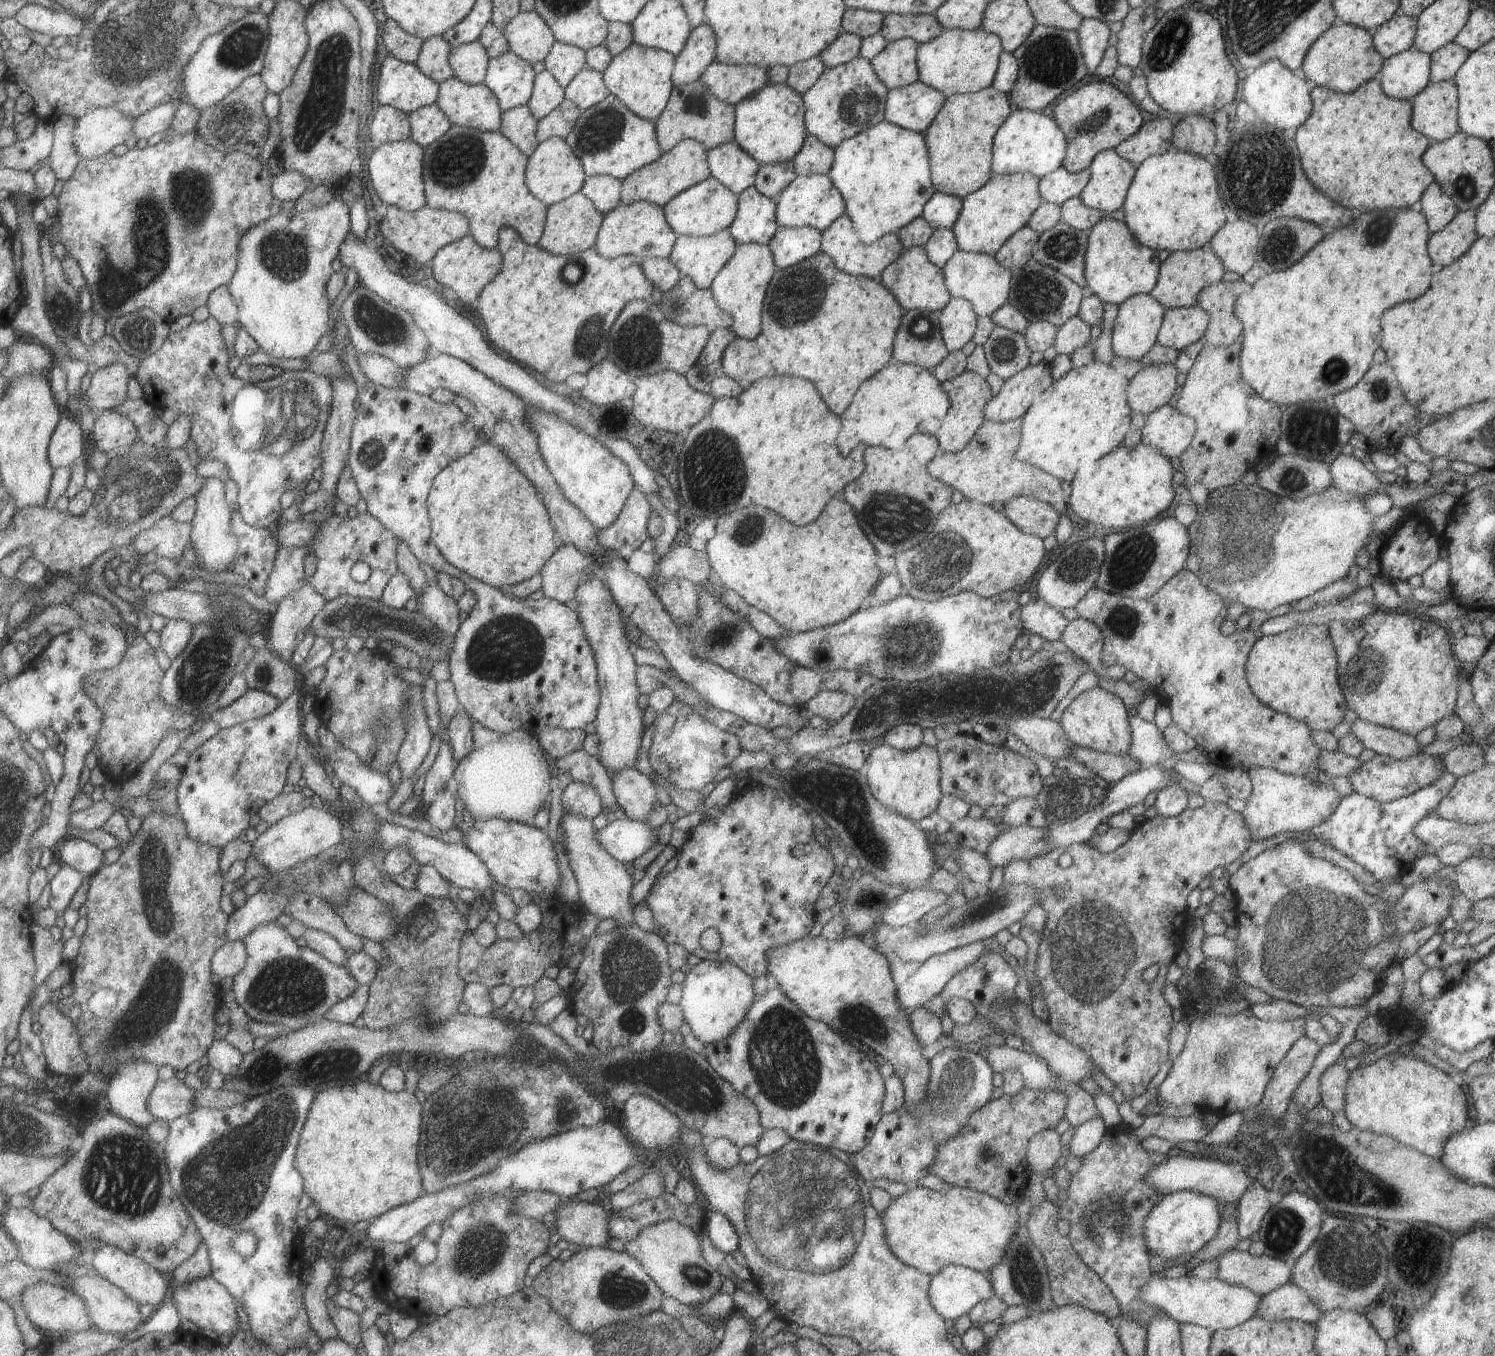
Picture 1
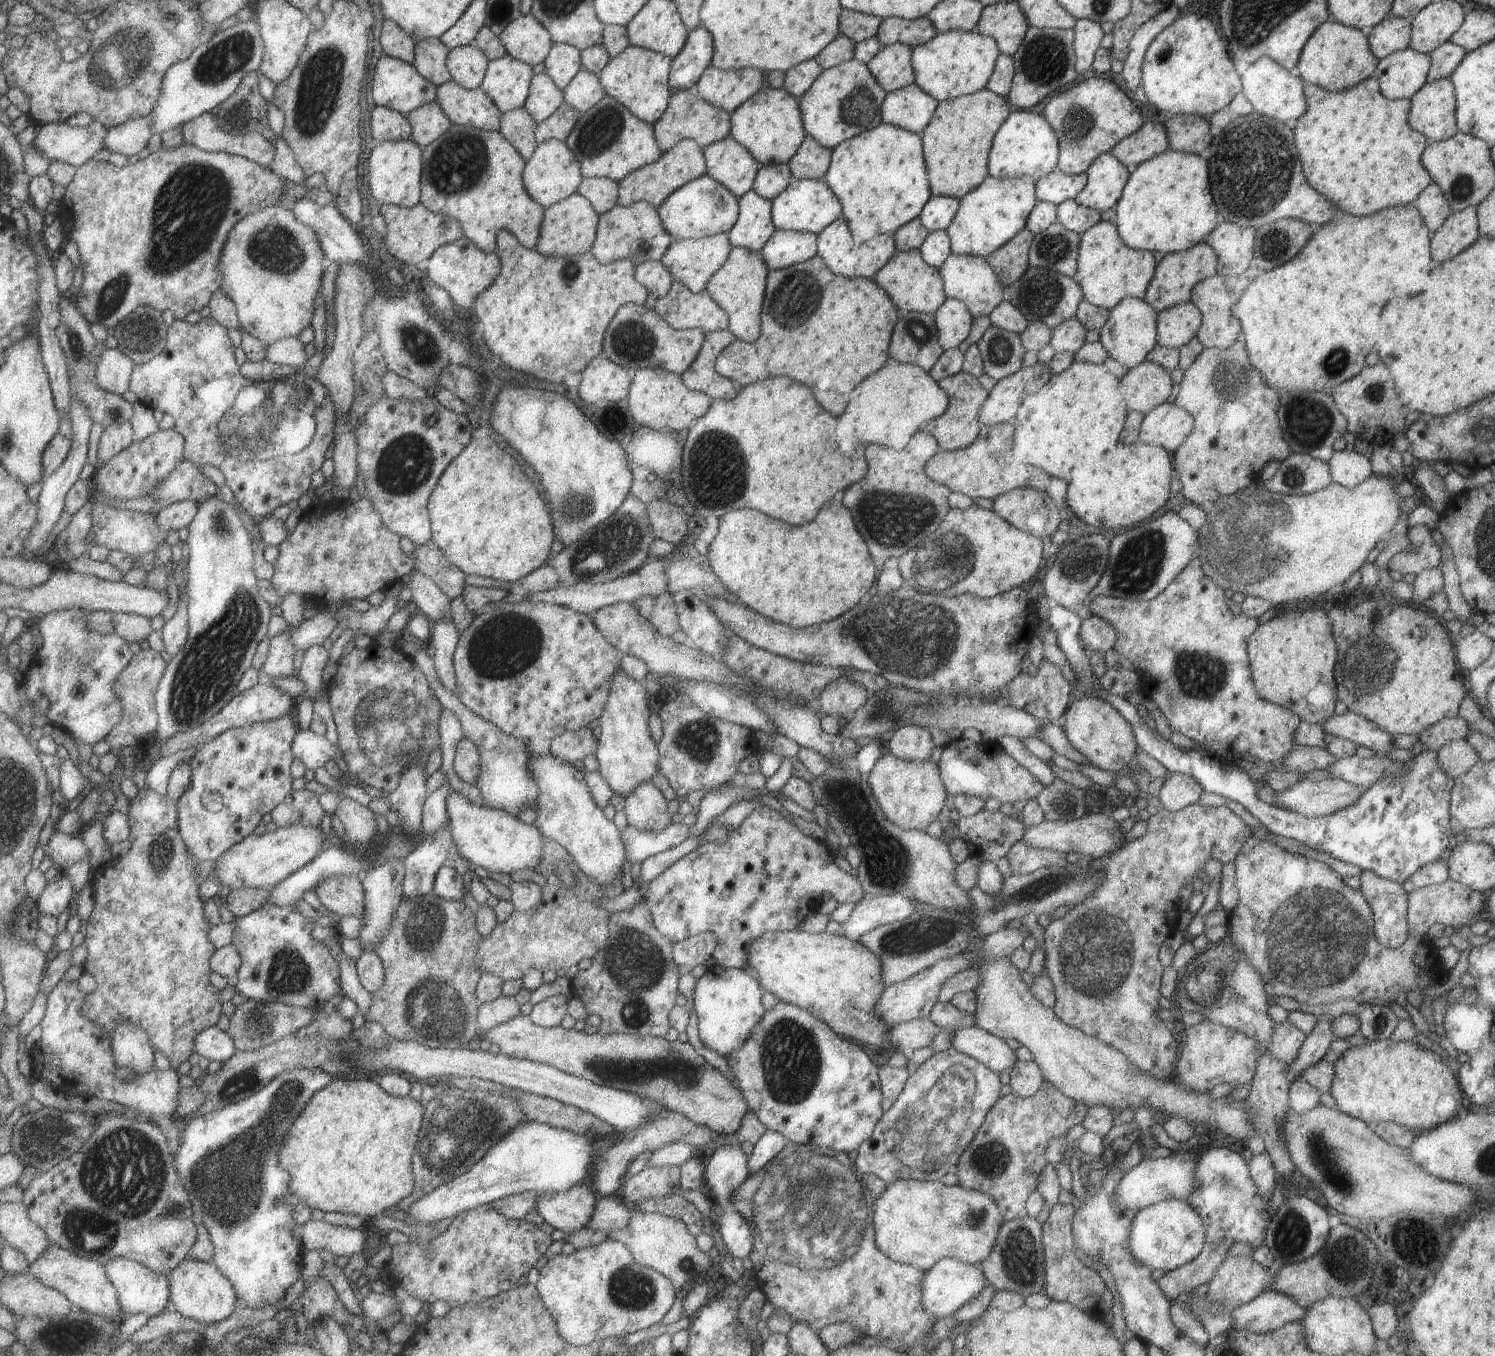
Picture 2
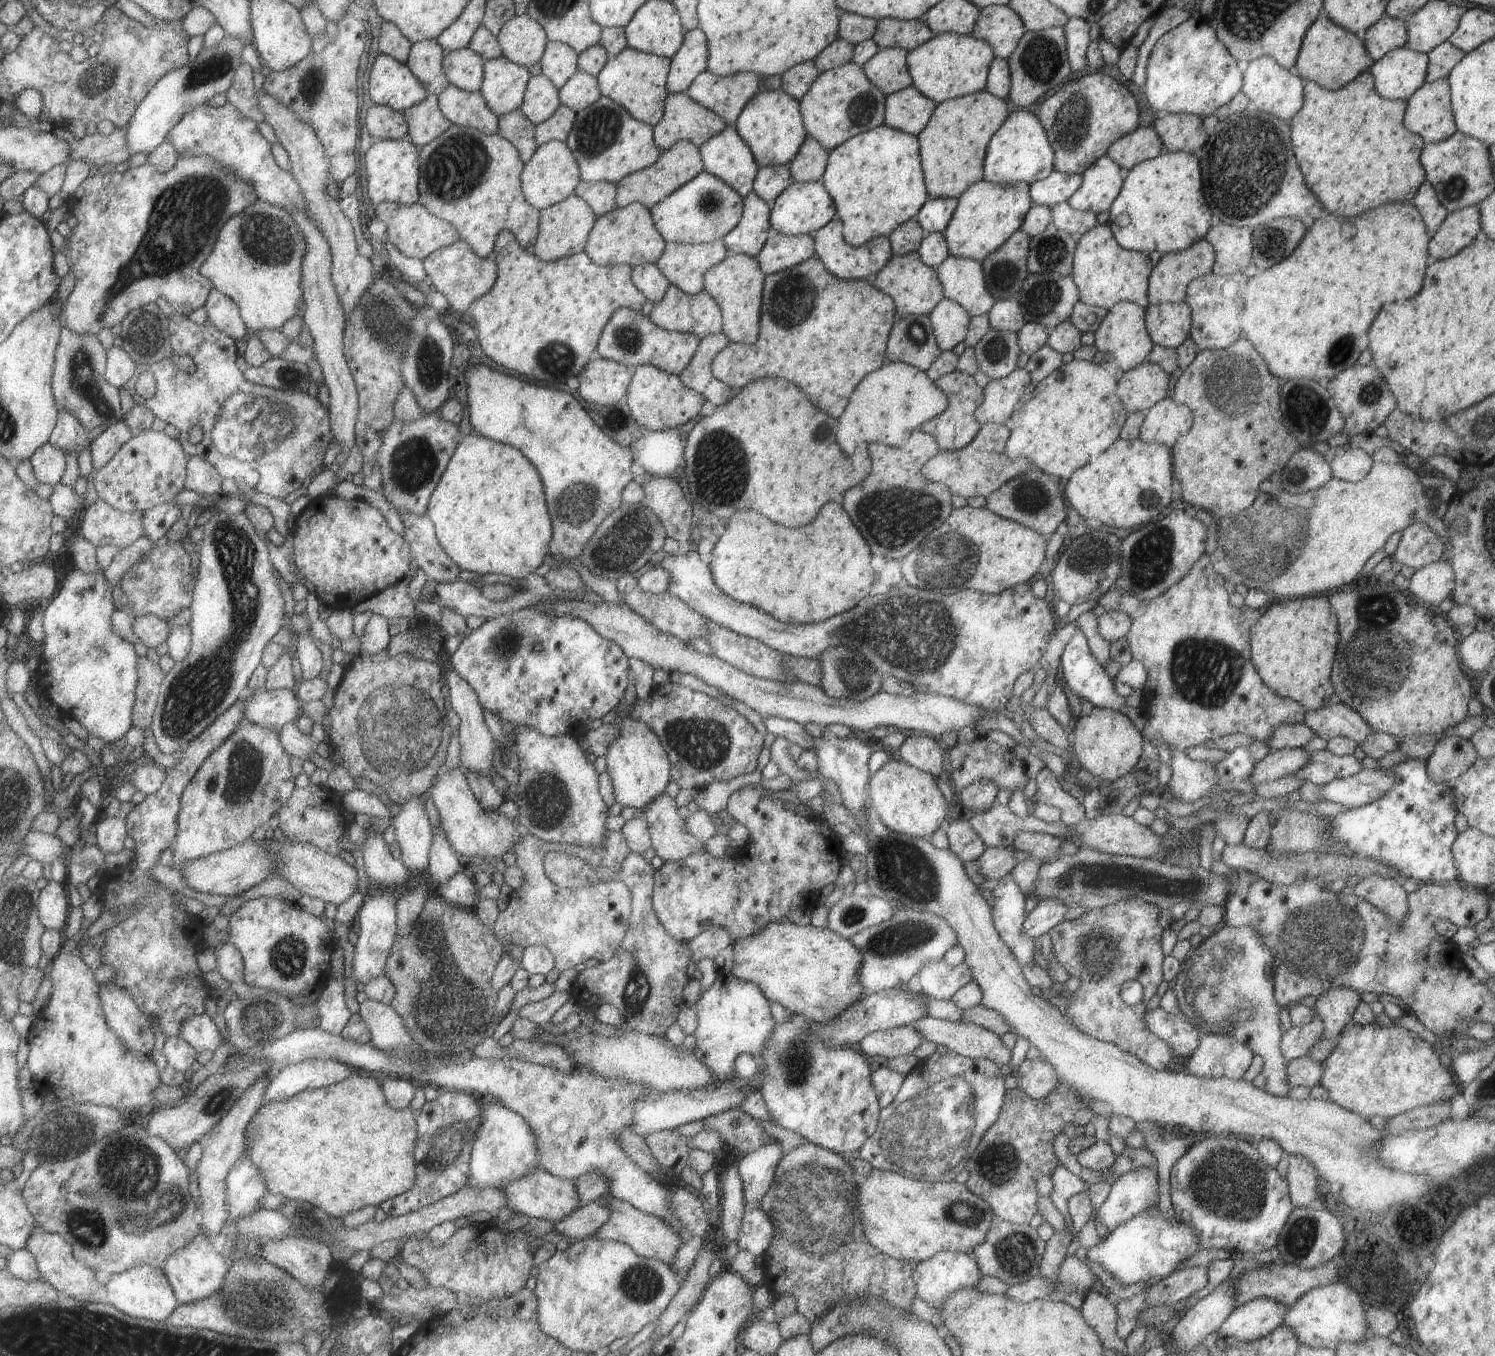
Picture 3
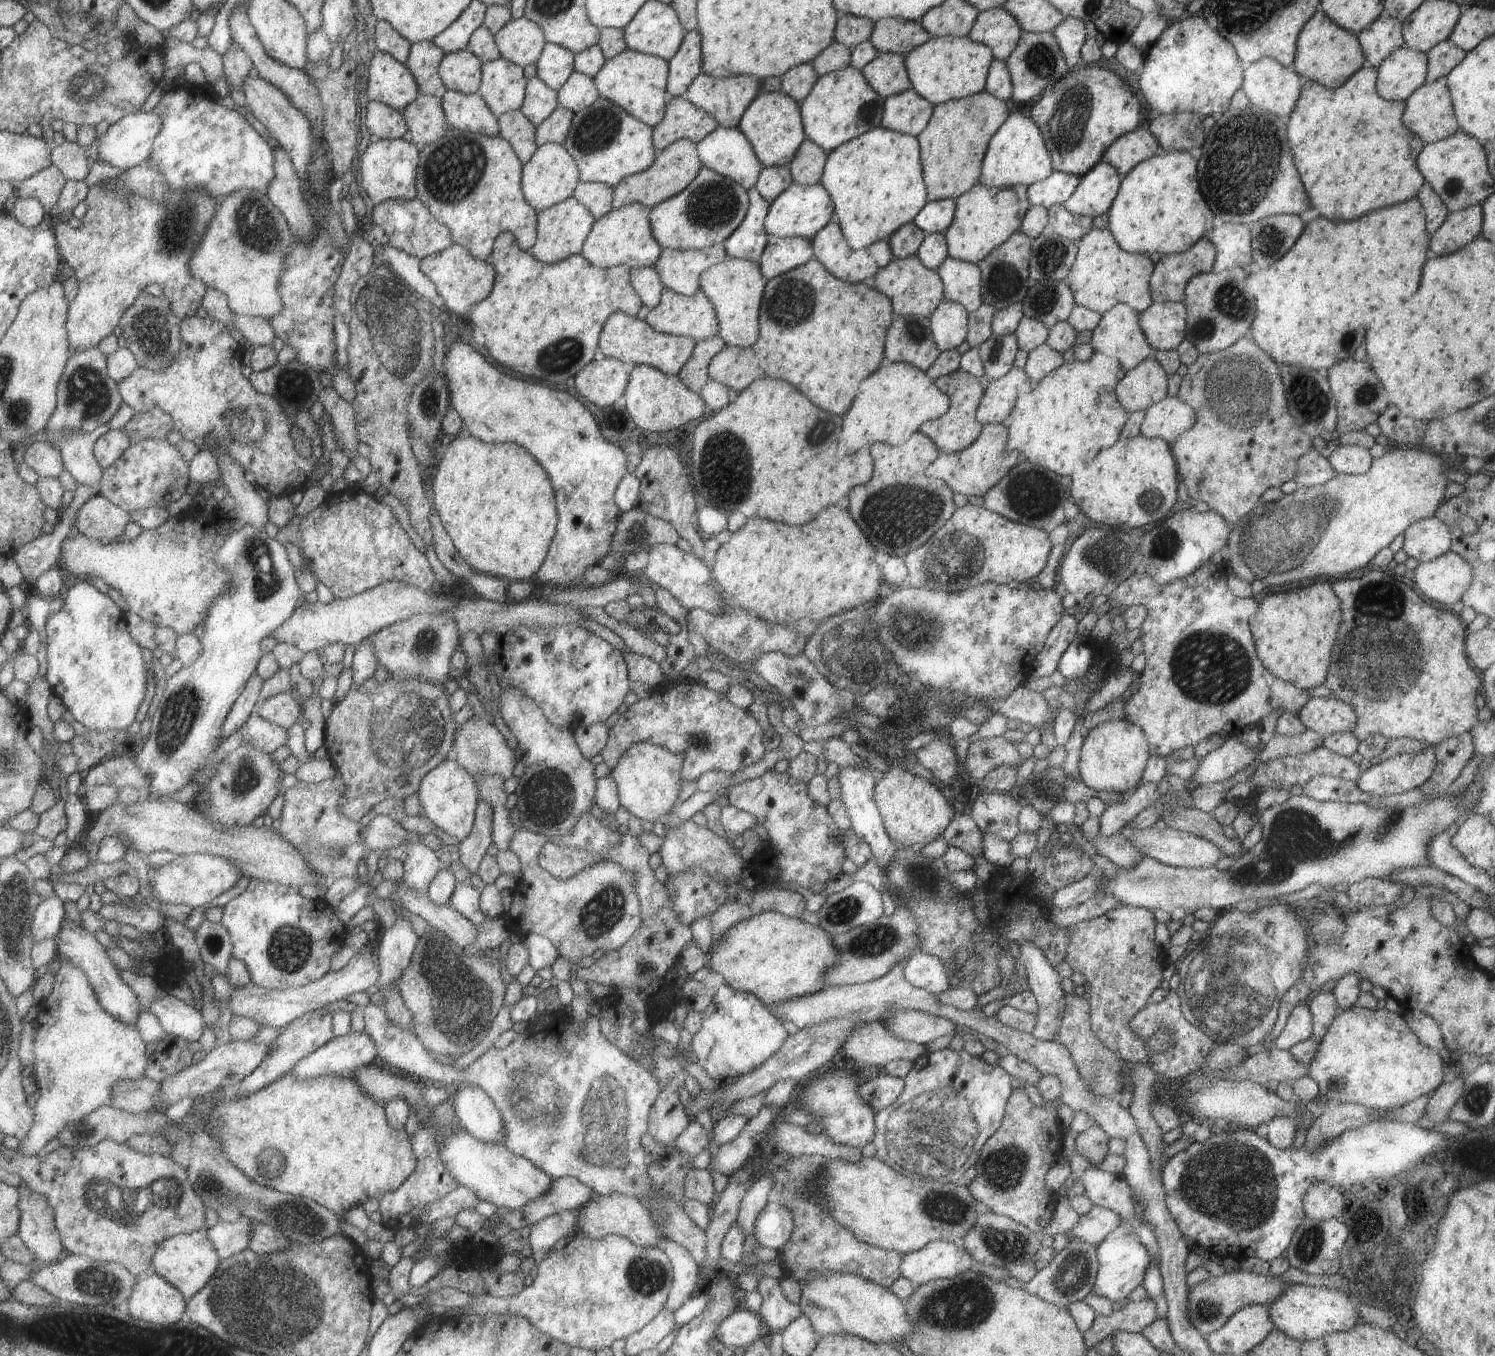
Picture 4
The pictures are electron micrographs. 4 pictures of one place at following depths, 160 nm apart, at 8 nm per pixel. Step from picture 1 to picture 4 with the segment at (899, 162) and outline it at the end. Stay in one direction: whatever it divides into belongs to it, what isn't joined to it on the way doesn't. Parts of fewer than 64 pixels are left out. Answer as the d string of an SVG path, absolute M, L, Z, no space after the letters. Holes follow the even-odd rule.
M881 126L872 128L828 152L820 183L830 196L834 220L851 250L865 248L881 239L887 240L900 226L912 222L927 201L916 137Z

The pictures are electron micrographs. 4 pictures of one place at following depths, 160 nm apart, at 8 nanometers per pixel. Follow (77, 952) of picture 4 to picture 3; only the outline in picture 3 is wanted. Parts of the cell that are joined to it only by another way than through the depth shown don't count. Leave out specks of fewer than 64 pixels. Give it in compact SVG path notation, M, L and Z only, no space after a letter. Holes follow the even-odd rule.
M109 981L101 984L100 995L108 1023L126 1047L133 1052L149 1055L154 1042L150 1022L131 995Z

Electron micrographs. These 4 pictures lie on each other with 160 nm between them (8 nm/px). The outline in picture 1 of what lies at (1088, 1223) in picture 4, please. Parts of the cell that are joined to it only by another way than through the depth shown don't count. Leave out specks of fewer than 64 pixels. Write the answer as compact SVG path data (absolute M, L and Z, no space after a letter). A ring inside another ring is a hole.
M1175 1151L1168 1155L1167 1160L1159 1162L1155 1168L1151 1168L1151 1172L1147 1172L1145 1176L1145 1184L1149 1188L1155 1188L1159 1194L1167 1195L1177 1190L1191 1190L1197 1194L1205 1194L1213 1199L1227 1203L1237 1203L1243 1196L1245 1188L1251 1186L1254 1179L1253 1173L1244 1171L1238 1165L1227 1164L1220 1160L1205 1160L1199 1155L1178 1156Z

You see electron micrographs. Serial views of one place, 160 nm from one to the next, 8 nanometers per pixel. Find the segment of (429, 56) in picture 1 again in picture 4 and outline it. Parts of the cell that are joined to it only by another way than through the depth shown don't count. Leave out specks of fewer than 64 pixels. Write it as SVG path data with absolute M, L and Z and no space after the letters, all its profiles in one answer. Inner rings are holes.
M433 41L410 43L404 65L413 75L419 93L442 98L446 88L439 78L438 66L443 55L444 52Z

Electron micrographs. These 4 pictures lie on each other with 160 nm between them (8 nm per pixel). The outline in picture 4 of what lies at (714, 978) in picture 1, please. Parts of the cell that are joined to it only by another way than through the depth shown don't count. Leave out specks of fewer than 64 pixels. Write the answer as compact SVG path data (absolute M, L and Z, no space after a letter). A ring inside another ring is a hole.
M727 984L716 990L701 1014L701 1026L692 1034L690 1058L719 1084L733 1082L739 1075L750 1073L779 1050L788 1035L781 1021L758 998Z

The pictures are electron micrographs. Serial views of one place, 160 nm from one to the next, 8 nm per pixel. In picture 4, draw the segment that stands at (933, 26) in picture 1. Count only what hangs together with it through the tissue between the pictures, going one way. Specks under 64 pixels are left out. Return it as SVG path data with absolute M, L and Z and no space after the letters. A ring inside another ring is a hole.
M887 17L874 21L869 42L879 53L905 56L912 48L927 42L931 37L918 21Z

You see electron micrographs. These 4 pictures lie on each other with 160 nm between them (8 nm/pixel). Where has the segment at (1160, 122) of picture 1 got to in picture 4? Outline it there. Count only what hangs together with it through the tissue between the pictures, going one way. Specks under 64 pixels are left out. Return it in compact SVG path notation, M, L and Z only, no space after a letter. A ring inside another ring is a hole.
M1136 128L1114 140L1103 152L1101 161L1110 164L1118 174L1127 174L1136 164L1155 154L1160 144L1145 128Z

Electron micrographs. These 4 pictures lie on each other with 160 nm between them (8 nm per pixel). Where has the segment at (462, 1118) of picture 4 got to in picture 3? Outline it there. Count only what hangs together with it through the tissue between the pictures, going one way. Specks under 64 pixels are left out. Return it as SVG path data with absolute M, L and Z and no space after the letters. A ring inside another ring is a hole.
M480 1097L477 1098L477 1102L482 1106L480 1126L474 1134L465 1185L474 1189L487 1187L497 1189L507 1181L518 1179L539 1169L534 1136L523 1118L493 1098Z

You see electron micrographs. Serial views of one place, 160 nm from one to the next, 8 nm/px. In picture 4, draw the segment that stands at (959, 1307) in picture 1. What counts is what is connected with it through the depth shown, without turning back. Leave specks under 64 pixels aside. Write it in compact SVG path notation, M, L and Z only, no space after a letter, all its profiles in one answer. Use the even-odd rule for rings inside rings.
M934 1240L919 1250L905 1253L899 1263L900 1274L907 1278L912 1287L926 1283L931 1279L948 1279L971 1268L975 1262L971 1255L963 1250L959 1242Z

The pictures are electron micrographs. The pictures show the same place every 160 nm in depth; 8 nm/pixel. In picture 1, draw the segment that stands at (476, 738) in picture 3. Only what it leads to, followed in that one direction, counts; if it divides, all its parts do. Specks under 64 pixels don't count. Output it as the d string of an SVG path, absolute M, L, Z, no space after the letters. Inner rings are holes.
M419 563L419 566L427 578L427 588L418 598L417 610L443 634L454 636L460 624L458 618L460 611L456 601L437 586L433 568L429 568L427 564L423 563Z

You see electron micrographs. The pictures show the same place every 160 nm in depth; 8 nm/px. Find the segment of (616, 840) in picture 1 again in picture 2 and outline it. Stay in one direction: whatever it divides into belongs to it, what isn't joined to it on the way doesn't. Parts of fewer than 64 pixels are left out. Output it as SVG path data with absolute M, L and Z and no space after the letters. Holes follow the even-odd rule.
M674 823L661 830L639 830L627 824L619 830L619 838L627 862L635 864L656 853L678 846L691 835L691 828L693 827Z

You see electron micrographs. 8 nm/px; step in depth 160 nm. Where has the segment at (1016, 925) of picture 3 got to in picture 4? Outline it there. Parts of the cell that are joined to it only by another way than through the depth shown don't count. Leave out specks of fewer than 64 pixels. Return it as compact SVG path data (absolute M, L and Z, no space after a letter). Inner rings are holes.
M1019 941L1017 948L1013 951L1015 959L1021 964L1026 972L1028 980L1026 987L1031 991L1037 1003L1036 1021L1033 1030L1030 1032L1036 1039L1042 1041L1055 1041L1060 1029L1060 1022L1062 1019L1062 1012L1064 1011L1064 992L1061 989L1061 978L1053 967L1045 960L1043 953L1038 946L1028 941Z

